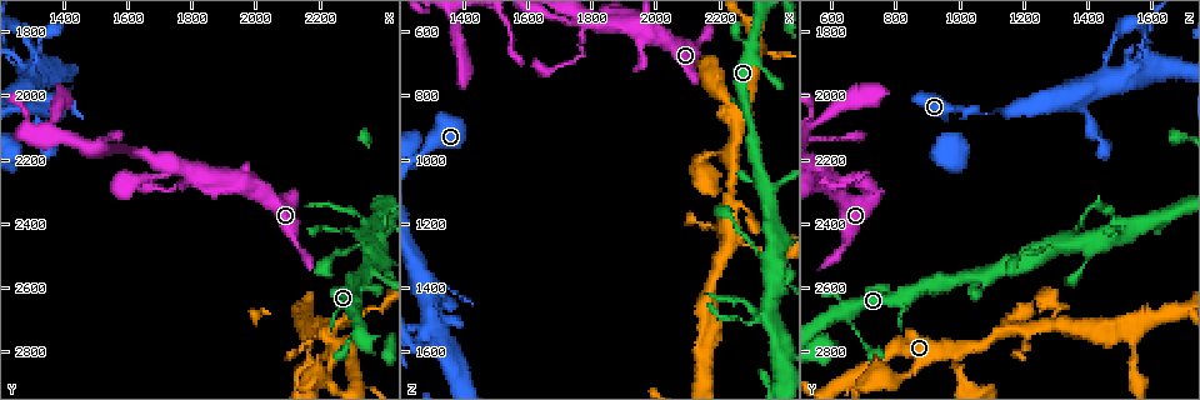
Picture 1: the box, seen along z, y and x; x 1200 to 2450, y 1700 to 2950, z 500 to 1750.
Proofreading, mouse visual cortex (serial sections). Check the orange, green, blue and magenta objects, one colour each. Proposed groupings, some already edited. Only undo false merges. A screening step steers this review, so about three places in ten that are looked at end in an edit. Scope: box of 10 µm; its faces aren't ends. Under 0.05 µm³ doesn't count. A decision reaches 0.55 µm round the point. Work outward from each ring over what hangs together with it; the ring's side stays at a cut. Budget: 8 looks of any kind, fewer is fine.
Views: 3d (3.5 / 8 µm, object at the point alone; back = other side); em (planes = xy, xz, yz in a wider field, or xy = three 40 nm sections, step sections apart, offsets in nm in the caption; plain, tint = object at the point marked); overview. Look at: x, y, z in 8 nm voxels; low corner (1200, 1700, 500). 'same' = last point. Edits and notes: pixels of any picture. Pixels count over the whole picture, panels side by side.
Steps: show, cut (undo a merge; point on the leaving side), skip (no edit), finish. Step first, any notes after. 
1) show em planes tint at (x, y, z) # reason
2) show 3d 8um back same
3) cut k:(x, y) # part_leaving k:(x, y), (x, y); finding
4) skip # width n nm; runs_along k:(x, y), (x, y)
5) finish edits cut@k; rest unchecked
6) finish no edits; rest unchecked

show 3d 3.5um back at (2230, 2720, 1250) # arms part here

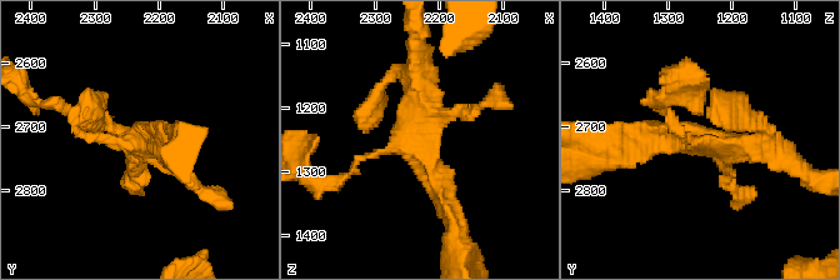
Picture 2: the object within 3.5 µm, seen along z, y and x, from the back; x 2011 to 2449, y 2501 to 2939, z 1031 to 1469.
show em planes tint at (2230, 2725, 1255)

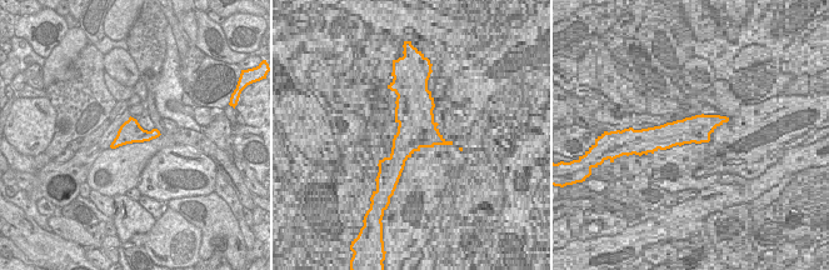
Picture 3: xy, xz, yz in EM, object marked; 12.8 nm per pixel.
cut 2:(669, 114) # part_leaving 2:(685, 138), (656, 103), (681, 76); a second cell is stuck on

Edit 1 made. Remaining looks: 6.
show overview # redraw

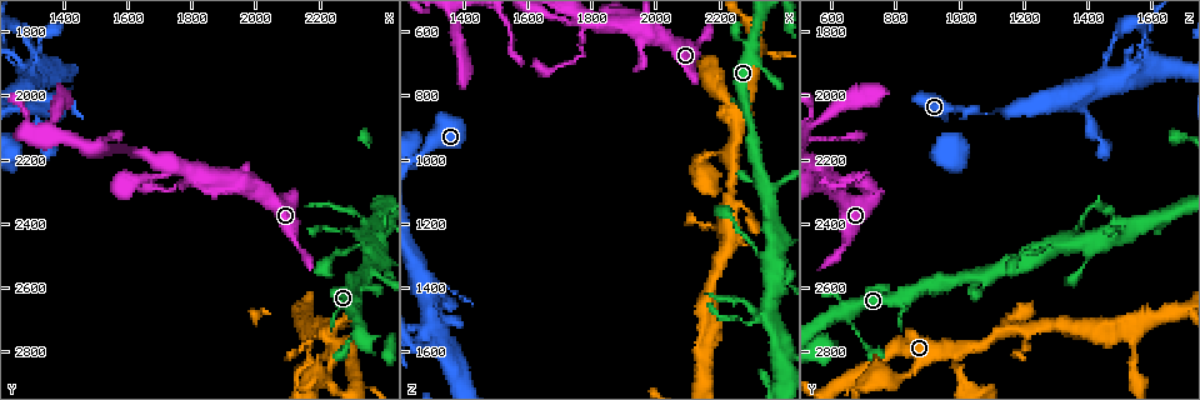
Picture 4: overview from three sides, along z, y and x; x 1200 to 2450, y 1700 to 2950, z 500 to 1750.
show 3d 3.5um at (1780, 2280, 590) # abrupt turn

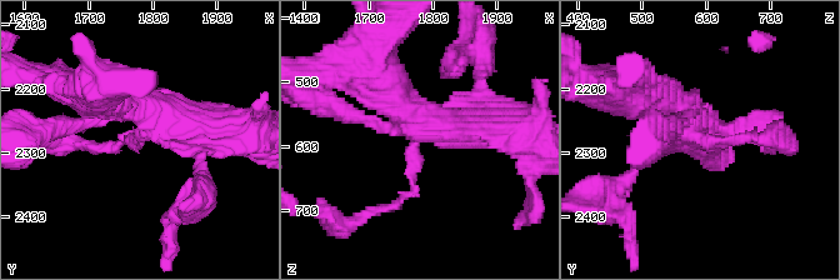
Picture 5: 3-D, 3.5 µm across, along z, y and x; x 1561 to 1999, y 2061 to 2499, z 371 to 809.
show em xy step 1 tint at (1775, 2275, 590) # arms 3; arm_widths 100, 400, 450 nm

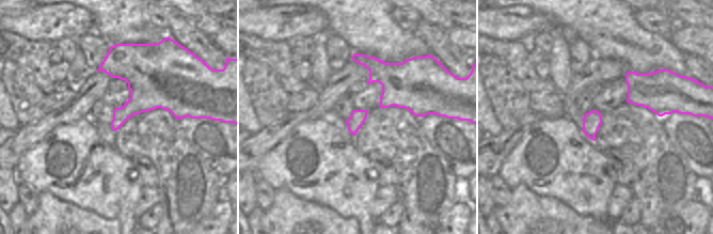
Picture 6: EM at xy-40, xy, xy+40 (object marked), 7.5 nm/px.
show em xy step 2 tint same

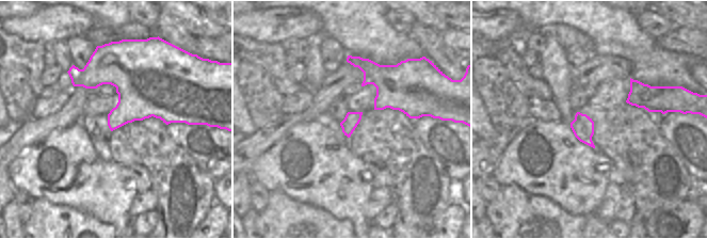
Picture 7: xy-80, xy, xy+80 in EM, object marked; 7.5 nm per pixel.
skip # runs_along 5:(484, 129), (423, 131), (411, 189), (388, 209); one cell here

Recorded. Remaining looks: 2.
show 3d 3.5um at (1310, 1910, 1570) # two arms at a narrow angle

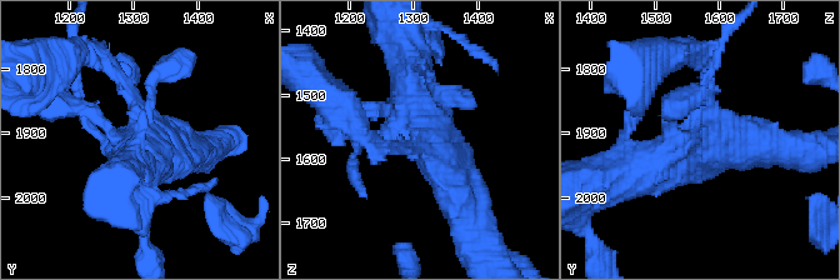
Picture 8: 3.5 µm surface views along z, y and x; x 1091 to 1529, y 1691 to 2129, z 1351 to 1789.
show em xy step 3 tint at (1310, 1905, 1565)

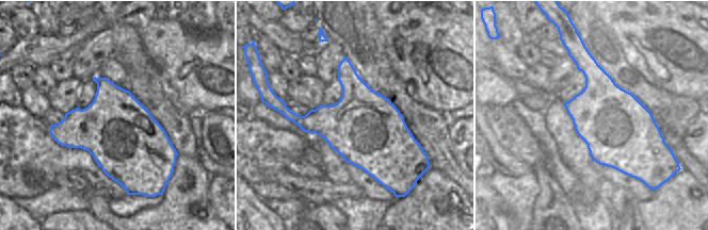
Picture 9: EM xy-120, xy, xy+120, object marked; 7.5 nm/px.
skip # runs_along 8:(413, 68), (420, 138), (466, 205); continuous, no second cell

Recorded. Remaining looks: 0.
finish edits cut@2; rest unchecked

